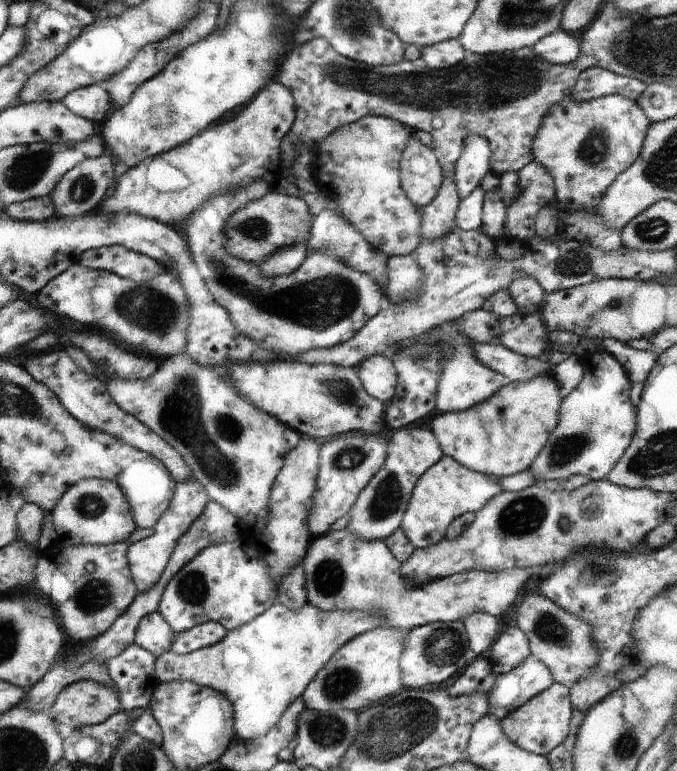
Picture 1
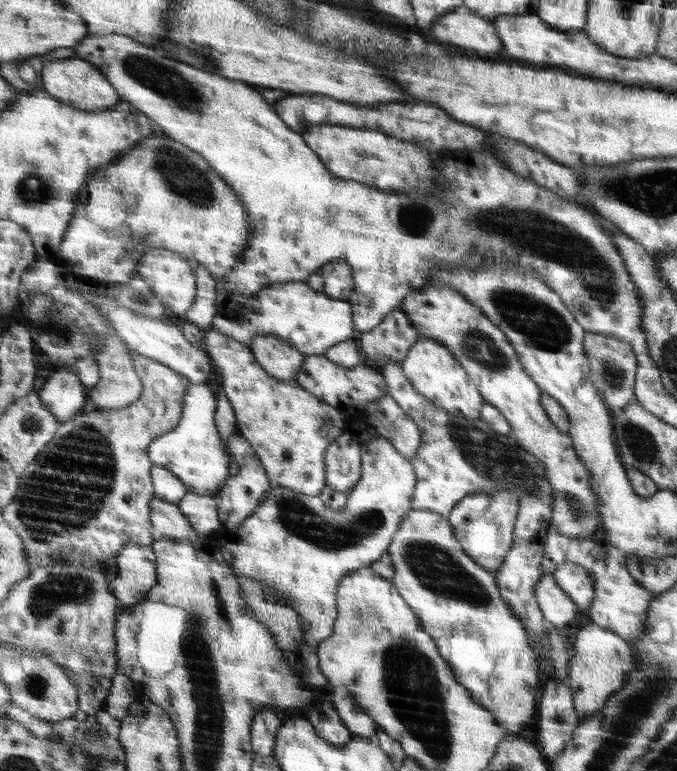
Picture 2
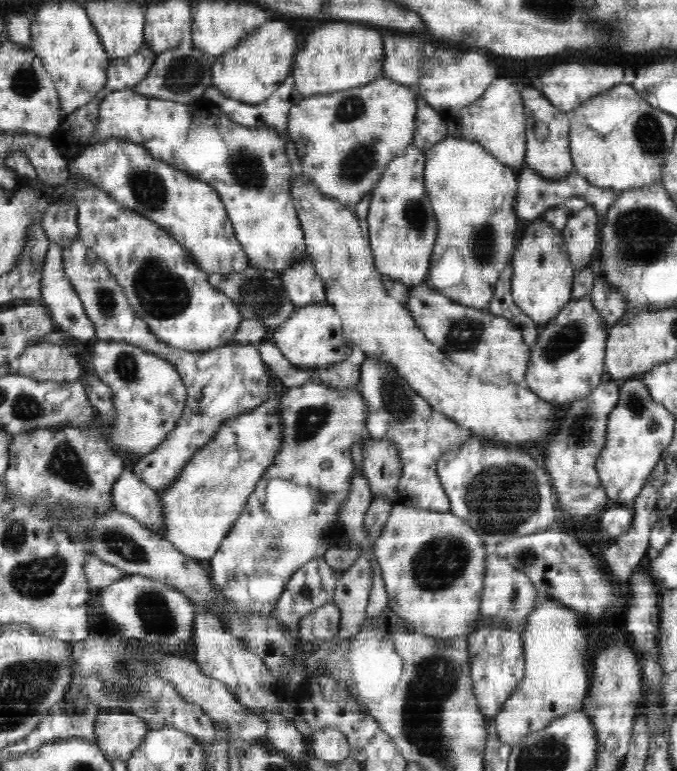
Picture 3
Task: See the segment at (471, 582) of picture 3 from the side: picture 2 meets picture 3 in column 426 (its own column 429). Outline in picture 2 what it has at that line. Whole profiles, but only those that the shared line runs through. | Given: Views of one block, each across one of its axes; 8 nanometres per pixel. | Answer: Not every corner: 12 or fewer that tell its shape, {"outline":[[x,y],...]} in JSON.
{"outline":[[412,509],[391,581],[456,682],[522,730],[539,642],[463,551],[450,518]]}

